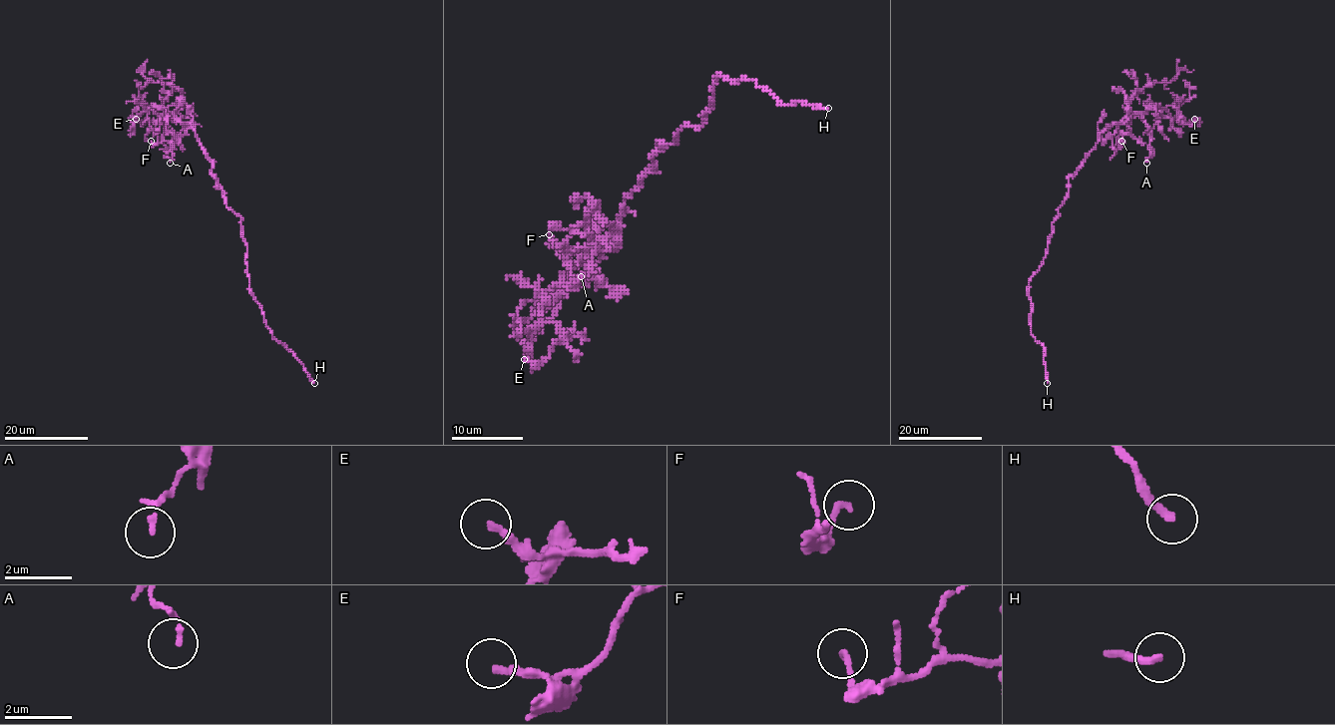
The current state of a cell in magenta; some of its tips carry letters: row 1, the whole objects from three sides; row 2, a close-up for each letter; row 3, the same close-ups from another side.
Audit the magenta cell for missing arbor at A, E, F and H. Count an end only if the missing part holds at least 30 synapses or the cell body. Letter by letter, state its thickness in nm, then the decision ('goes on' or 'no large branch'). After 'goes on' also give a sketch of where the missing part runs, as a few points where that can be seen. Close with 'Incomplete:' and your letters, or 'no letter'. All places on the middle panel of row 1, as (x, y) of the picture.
A: 90 nm | no large branch
E: 220 nm | no large branch
F: 180 nm | no large branch
H: 240 nm | goes on
Incomplete: H

